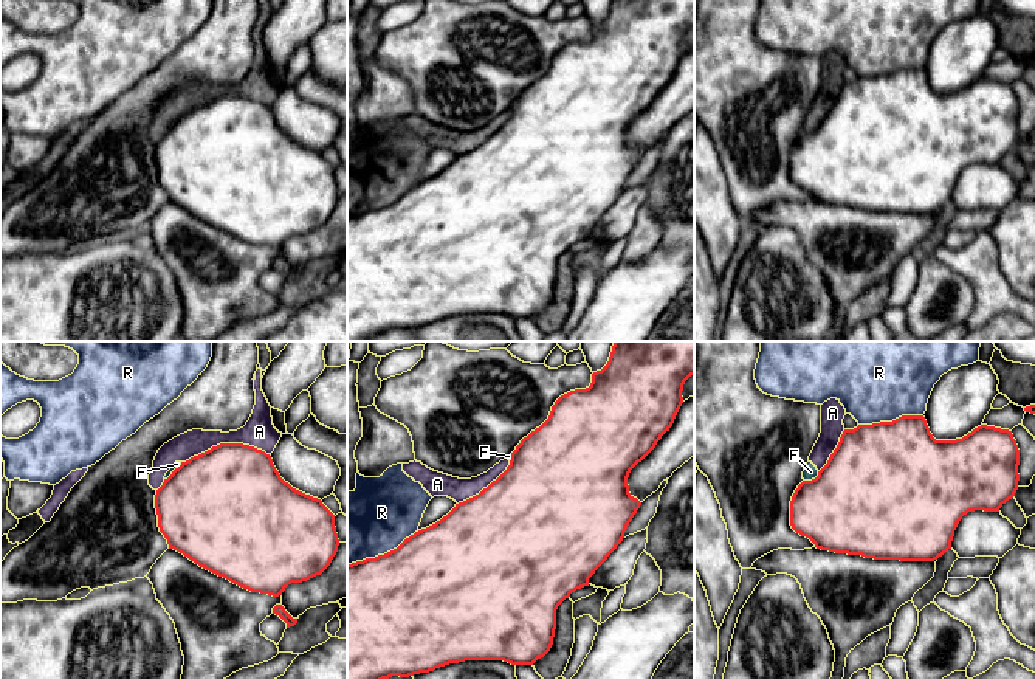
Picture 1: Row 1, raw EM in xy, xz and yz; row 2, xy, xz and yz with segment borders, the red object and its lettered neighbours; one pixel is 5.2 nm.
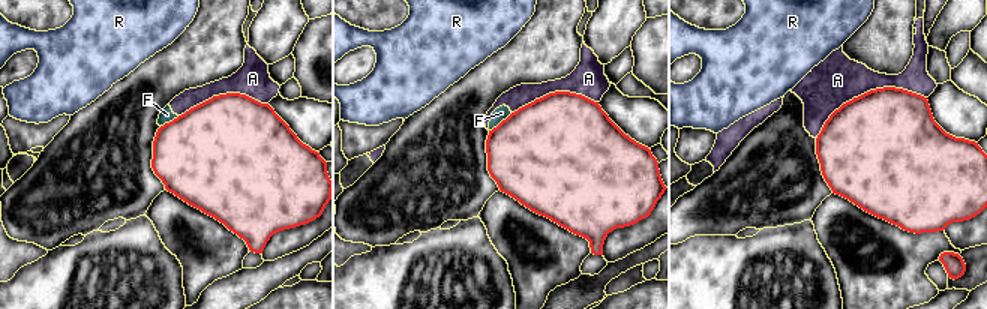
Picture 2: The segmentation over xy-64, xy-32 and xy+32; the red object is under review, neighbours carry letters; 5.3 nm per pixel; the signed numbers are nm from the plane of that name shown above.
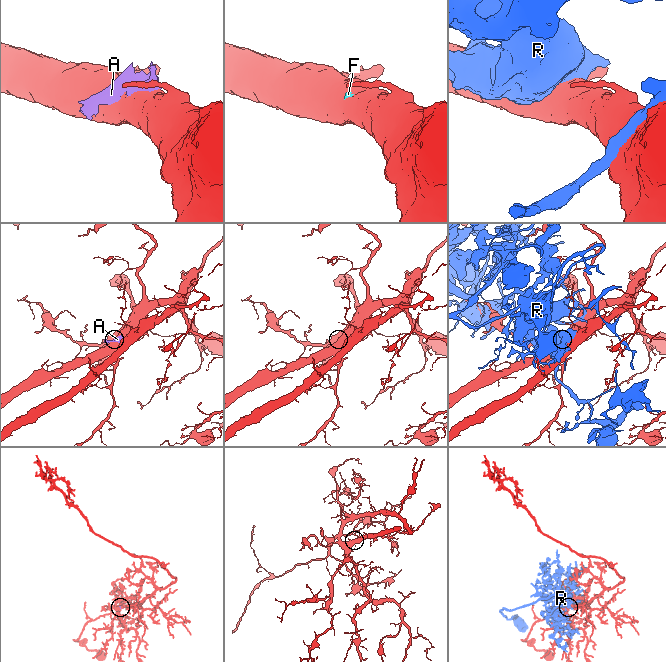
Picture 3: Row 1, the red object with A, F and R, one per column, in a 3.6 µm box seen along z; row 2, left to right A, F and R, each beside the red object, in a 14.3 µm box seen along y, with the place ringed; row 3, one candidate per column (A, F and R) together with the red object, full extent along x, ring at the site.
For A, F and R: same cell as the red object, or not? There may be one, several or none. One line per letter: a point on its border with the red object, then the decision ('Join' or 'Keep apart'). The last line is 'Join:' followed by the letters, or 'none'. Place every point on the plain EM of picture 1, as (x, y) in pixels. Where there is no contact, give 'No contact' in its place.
A: Touches red at xy (225, 96). Keep apart
F: Touches red at yz (812, 132). Keep apart
R: Touches red at xz (381, 208). Keep apart
Join: none

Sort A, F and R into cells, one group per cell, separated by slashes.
A F / R

